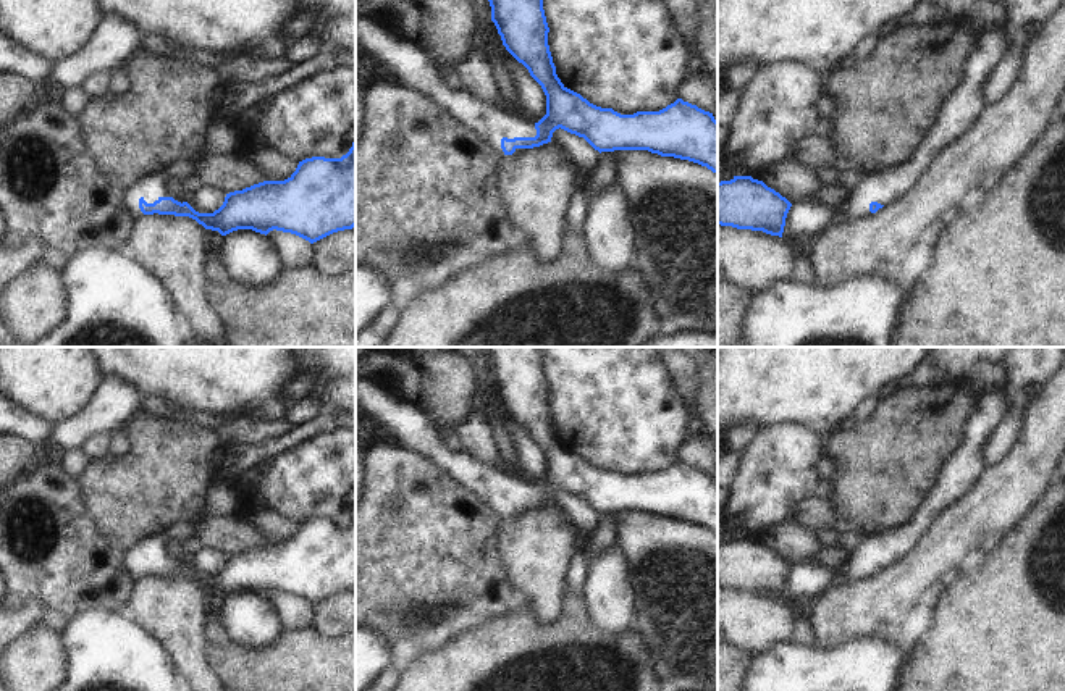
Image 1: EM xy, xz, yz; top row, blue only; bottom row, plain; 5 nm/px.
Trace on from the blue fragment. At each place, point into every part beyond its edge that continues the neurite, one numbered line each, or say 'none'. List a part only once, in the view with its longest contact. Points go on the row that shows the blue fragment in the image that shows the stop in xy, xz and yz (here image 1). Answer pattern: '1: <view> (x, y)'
1: xz (406, 62)

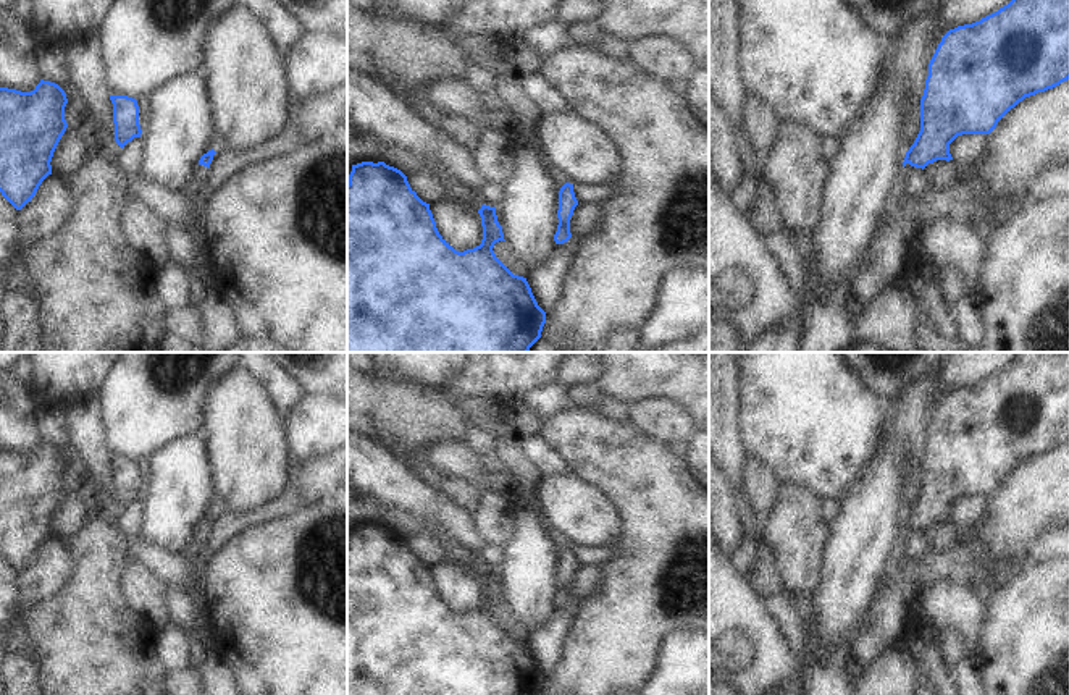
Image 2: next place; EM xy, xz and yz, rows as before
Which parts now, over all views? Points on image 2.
1: xy (197, 230)

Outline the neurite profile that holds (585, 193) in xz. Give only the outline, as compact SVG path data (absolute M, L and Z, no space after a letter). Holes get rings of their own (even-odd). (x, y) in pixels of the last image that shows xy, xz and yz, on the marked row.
M573 184L578 204L602 204L620 192L610 184Z

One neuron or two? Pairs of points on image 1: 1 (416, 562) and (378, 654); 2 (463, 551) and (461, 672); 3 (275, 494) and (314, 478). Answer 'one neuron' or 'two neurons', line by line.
1: two neurons
2: two neurons
3: one neuron

